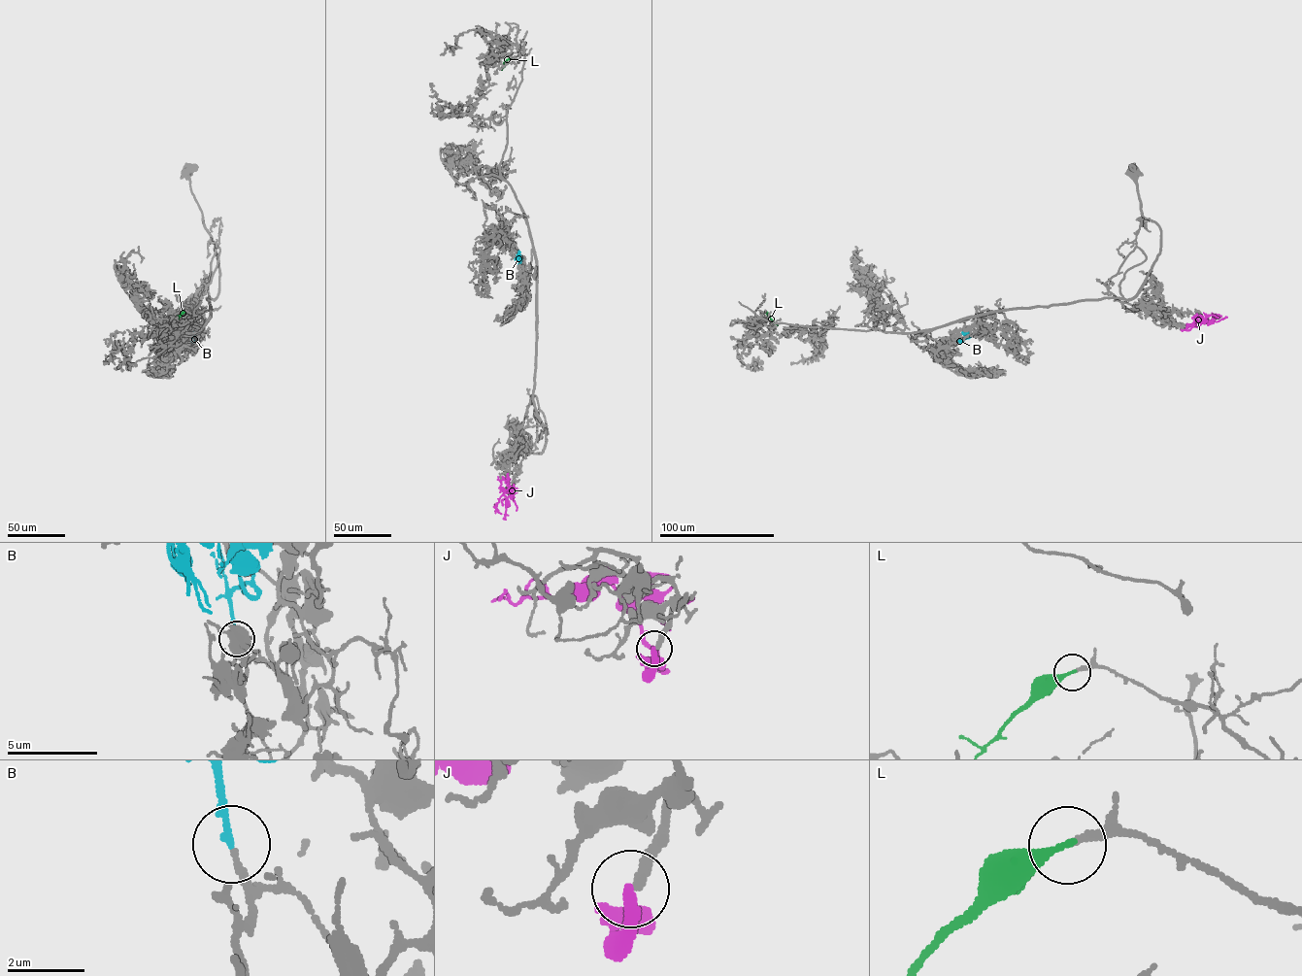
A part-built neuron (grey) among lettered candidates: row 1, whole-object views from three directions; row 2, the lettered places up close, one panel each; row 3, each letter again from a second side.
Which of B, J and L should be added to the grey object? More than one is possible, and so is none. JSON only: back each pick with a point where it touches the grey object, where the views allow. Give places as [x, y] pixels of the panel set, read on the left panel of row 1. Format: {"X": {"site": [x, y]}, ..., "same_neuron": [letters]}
{"B": {"site": [193, 329]}, "J": {"site": [182, 328]}, "same_neuron": ["B", "J"]}

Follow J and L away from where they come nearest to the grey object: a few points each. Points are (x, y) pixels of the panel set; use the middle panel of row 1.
J: (508, 474), (509, 488), (504, 492), (507, 504), (503, 518)
L: (511, 57), (502, 70)

